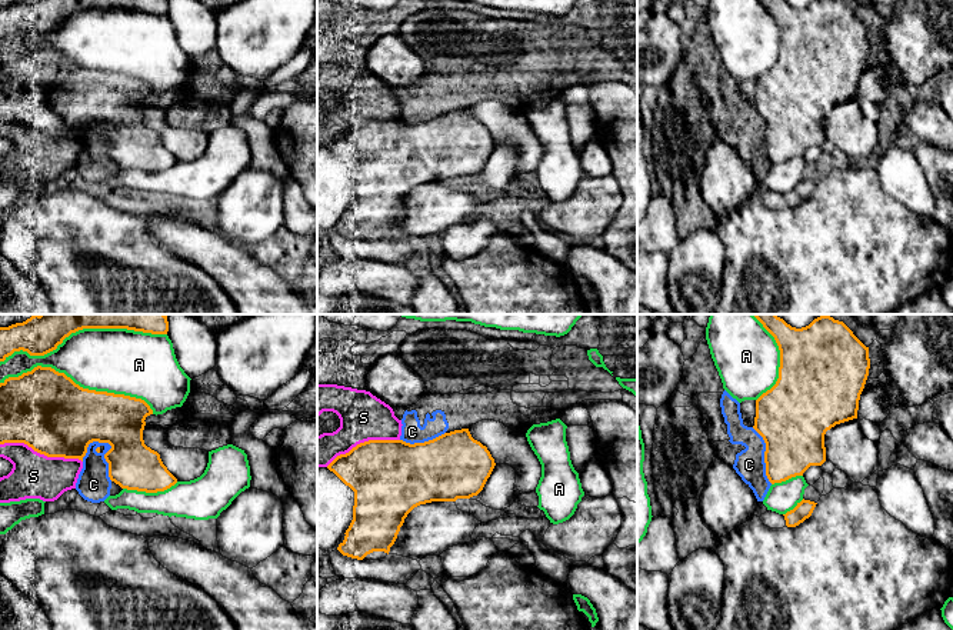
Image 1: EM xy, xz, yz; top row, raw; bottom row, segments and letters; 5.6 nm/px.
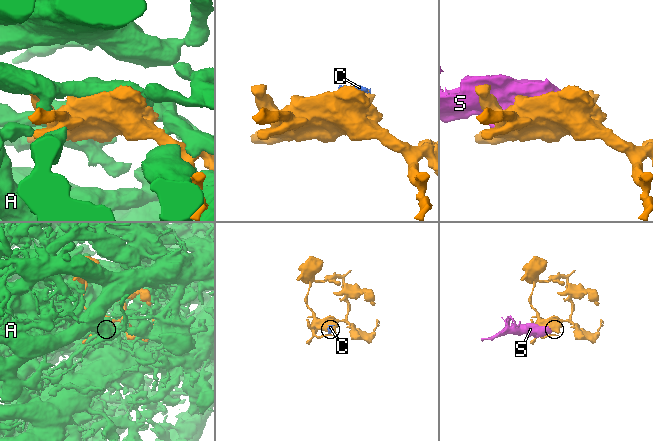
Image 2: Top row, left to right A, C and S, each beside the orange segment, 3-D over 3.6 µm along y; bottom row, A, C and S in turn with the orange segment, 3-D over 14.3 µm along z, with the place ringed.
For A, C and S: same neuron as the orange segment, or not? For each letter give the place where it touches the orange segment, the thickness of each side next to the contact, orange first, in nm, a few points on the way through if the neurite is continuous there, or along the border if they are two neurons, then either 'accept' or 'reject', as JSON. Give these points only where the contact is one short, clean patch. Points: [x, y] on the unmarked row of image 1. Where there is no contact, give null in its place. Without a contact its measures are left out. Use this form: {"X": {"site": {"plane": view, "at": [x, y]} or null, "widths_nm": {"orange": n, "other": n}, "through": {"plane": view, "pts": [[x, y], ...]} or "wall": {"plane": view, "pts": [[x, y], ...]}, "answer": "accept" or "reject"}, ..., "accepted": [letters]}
{"A": {"site": {"plane": "xy", "at": [83, 7]}, "widths_nm": {"orange": 190, "other": 360}, "answer": "reject"}, "C": {"site": {"plane": "xy", "at": [106, 133]}, "widths_nm": {"orange": 320, "other": 190}, "answer": "reject"}, "S": {"site": {"plane": "xy", "at": [42, 133]}, "widths_nm": {"orange": 440, "other": 260}, "answer": "reject"}, "accepted": []}

